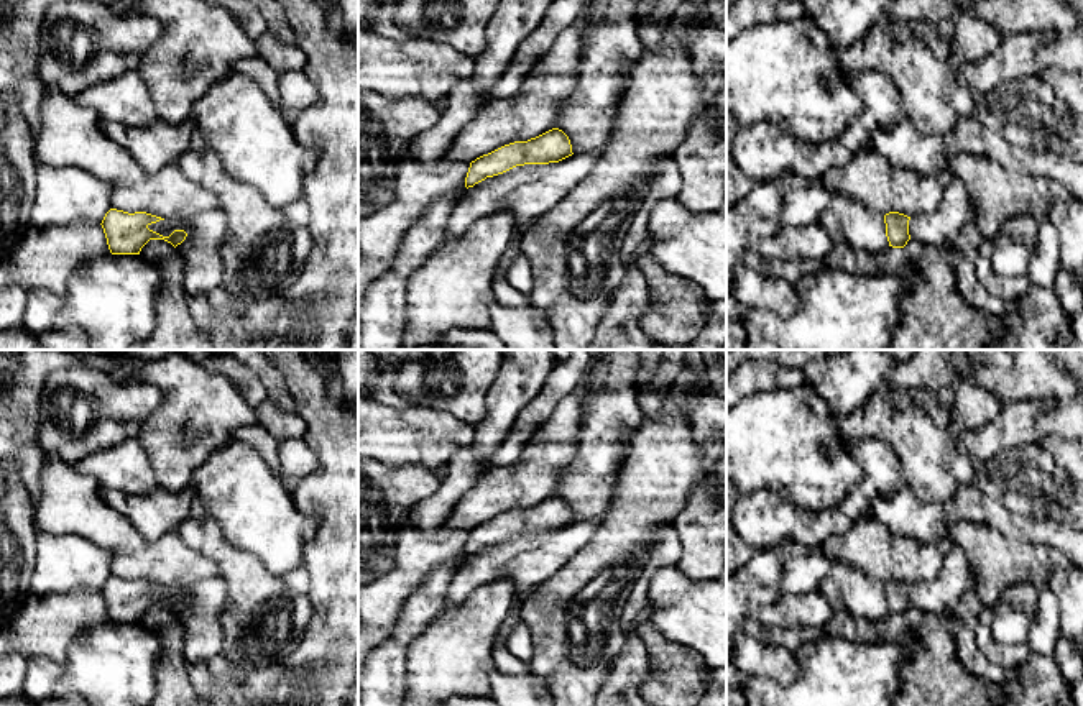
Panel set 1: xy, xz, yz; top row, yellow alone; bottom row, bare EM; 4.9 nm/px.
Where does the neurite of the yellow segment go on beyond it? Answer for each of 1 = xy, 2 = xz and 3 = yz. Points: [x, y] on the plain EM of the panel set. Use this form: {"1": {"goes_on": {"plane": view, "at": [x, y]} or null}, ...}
{"1": {"goes_on": null}, "2": {"goes_on": null}, "3": {"goes_on": null}}

